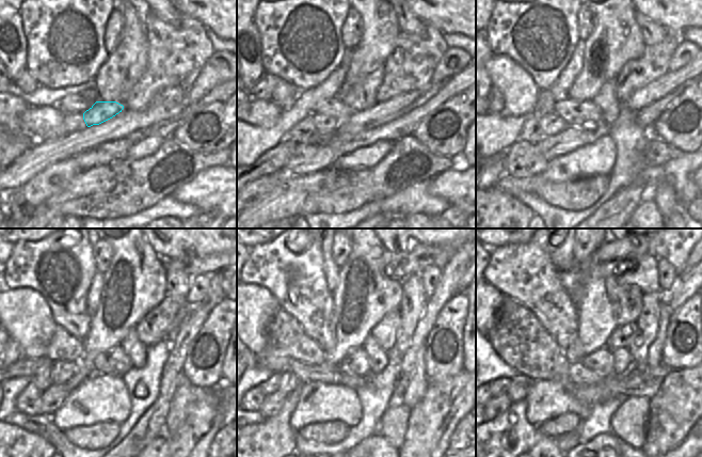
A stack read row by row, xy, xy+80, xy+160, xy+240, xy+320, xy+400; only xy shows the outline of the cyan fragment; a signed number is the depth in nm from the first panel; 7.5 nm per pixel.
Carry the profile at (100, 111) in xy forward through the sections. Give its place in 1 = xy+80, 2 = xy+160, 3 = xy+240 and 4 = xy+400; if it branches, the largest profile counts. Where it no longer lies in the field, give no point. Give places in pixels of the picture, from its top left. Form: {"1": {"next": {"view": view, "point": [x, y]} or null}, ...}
{"1": {"next": {"view": "xy+80", "point": [325, 125]}}, "2": {"next": {"view": "xy+160", "point": [552, 124]}}, "3": {"next": {"view": "xy+240", "point": [61, 372]}}, "4": {"next": {"view": "xy+400", "point": [520, 385]}}}

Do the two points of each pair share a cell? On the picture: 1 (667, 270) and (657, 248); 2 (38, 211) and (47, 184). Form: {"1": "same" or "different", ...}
{"1": "different", "2": "same"}

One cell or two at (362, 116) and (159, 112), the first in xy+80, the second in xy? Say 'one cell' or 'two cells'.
one cell

